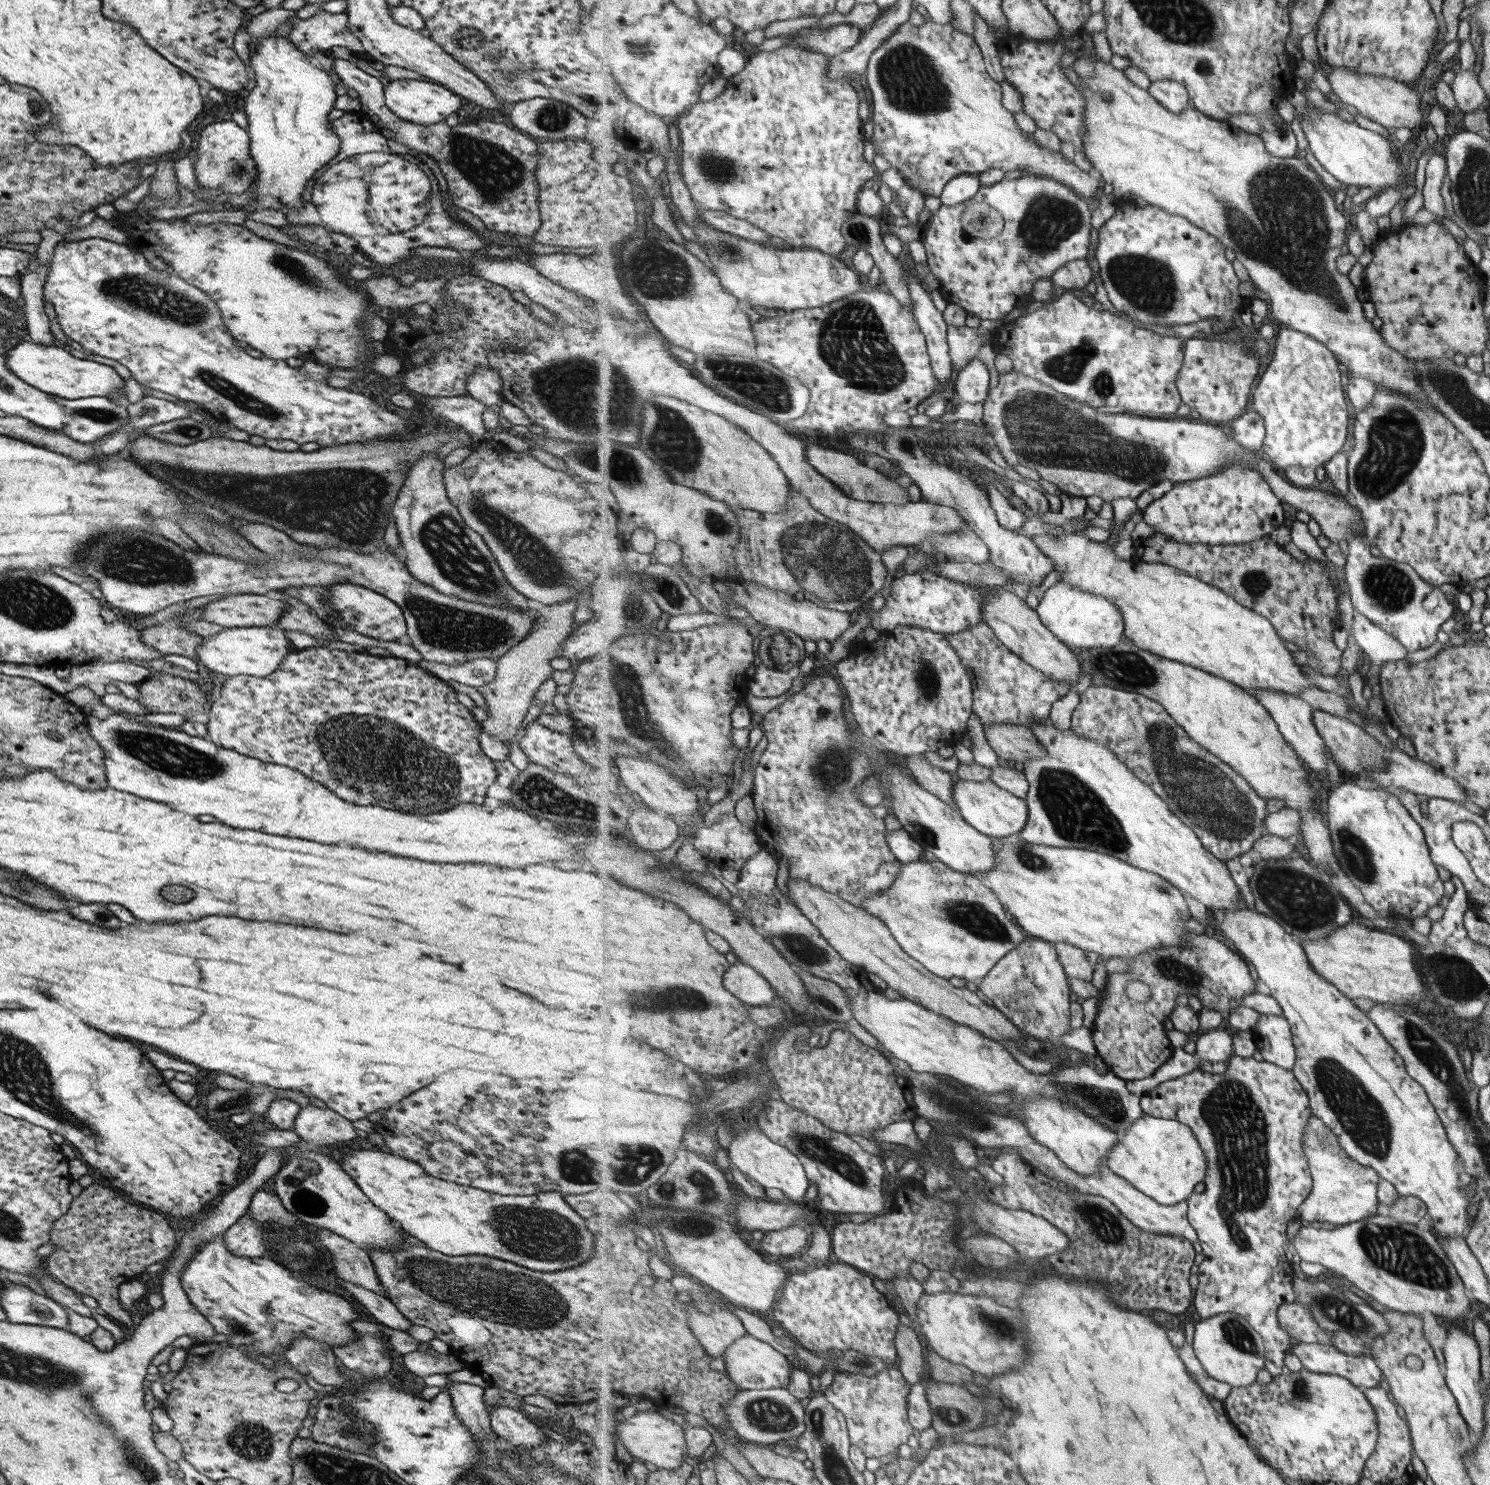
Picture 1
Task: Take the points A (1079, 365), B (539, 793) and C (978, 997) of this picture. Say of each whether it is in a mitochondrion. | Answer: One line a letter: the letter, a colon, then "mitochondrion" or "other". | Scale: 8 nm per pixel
A: mitochondrion
B: mitochondrion
C: other

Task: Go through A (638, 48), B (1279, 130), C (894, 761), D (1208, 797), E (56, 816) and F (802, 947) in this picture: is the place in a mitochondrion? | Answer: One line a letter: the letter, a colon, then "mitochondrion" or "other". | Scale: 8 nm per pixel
A: mitochondrion
B: mitochondrion
C: other
D: mitochondrion
E: other
F: mitochondrion

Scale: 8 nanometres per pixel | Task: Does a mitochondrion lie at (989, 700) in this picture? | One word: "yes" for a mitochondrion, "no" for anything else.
no

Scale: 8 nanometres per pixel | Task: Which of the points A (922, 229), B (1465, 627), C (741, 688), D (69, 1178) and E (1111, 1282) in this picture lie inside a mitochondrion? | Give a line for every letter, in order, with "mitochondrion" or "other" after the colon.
A: other
B: other
C: other
D: other
E: other

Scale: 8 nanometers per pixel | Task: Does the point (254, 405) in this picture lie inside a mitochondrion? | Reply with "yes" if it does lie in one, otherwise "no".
yes

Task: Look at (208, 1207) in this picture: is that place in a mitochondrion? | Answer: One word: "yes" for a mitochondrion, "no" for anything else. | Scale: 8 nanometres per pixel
no

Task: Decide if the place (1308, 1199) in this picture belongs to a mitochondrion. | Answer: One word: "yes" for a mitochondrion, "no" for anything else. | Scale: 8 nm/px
no

